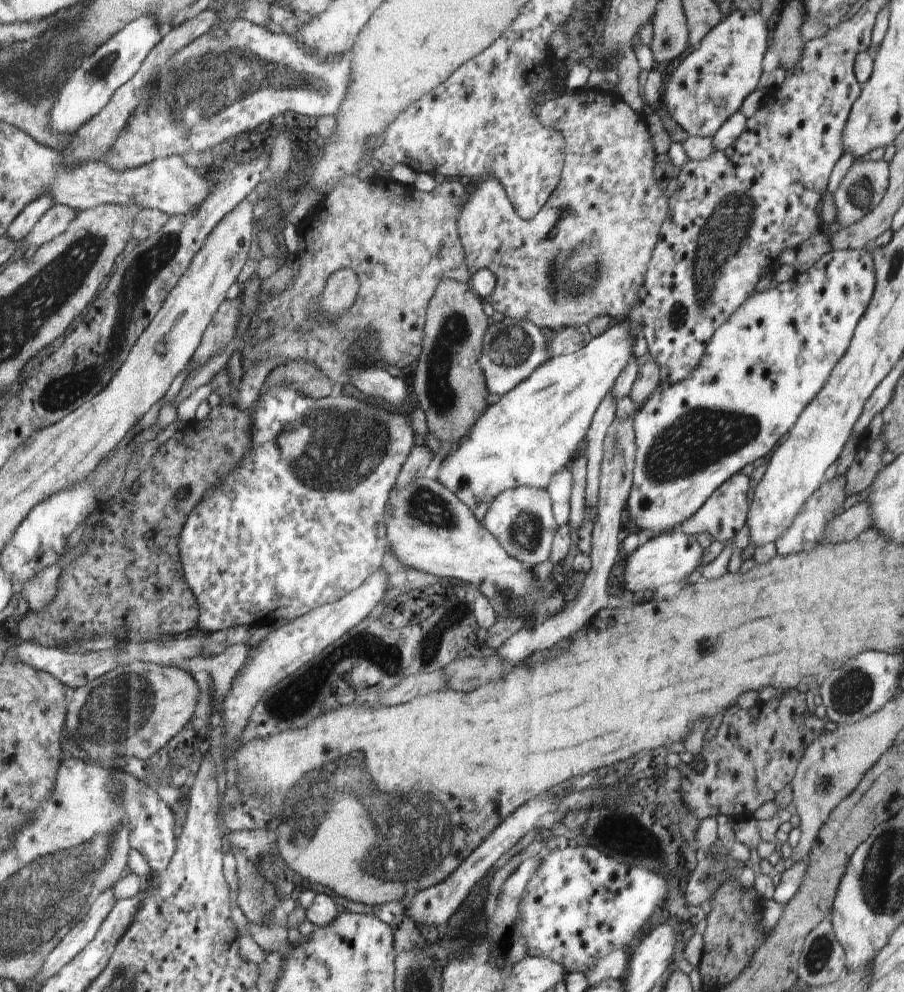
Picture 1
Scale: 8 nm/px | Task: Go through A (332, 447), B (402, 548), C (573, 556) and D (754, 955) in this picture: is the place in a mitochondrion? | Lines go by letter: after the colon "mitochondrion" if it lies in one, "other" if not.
A: mitochondrion
B: other
C: other
D: other

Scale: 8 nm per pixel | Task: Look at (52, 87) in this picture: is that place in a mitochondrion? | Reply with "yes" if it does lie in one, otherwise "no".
no

